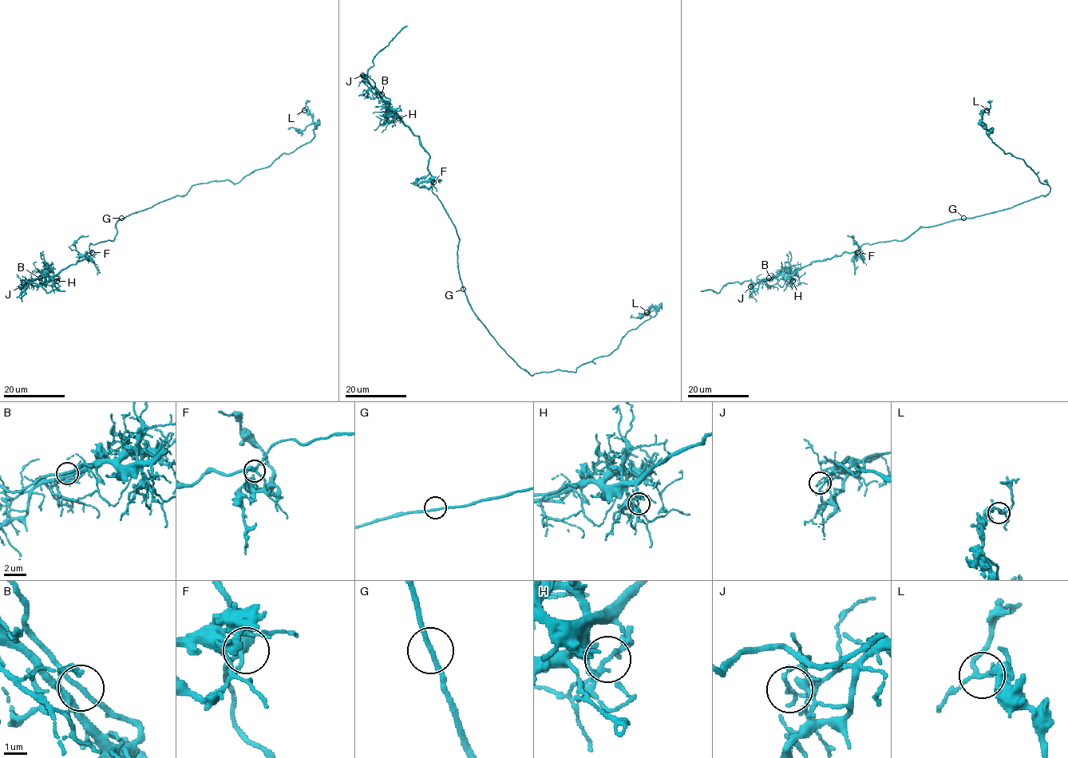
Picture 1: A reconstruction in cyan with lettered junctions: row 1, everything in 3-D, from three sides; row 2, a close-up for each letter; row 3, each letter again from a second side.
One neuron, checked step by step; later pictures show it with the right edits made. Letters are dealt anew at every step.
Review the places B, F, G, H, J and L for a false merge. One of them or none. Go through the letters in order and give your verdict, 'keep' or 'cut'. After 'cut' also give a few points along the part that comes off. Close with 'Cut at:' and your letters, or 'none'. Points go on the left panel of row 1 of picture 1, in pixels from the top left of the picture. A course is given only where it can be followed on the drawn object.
B: keep
F: keep
G: keep
H: keep
J: keep
L: keep
Cut at: none

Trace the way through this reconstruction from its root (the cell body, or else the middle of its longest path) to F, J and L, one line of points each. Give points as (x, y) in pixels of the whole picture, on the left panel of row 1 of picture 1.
F: (121, 219), (115, 224), (114, 238), (90, 243), (92, 252)
J: (121, 219), (115, 224), (114, 238), (90, 243), (86, 258), (65, 267), (57, 274), (43, 275), (21, 286)
L: (121, 219), (184, 195), (195, 184), (235, 183), (294, 151), (314, 136), (313, 116), (304, 110)

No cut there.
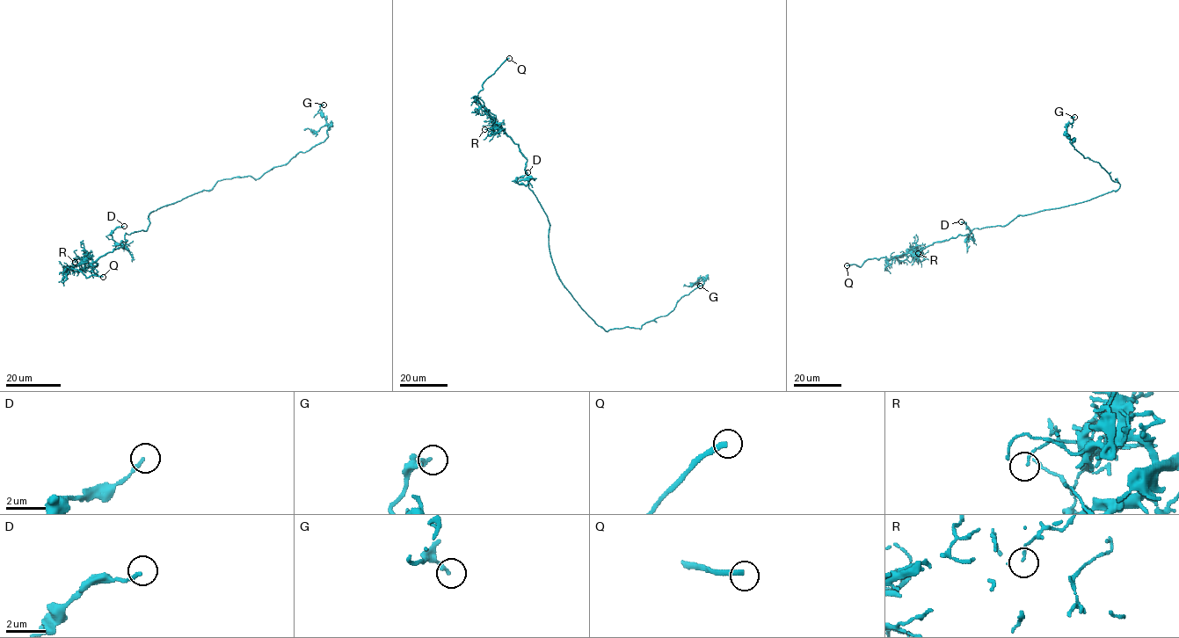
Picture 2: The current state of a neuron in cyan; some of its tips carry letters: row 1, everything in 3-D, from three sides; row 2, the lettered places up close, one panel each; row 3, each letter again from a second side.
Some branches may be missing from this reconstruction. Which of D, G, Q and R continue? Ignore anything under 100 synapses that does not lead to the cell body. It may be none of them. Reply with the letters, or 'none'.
Q

